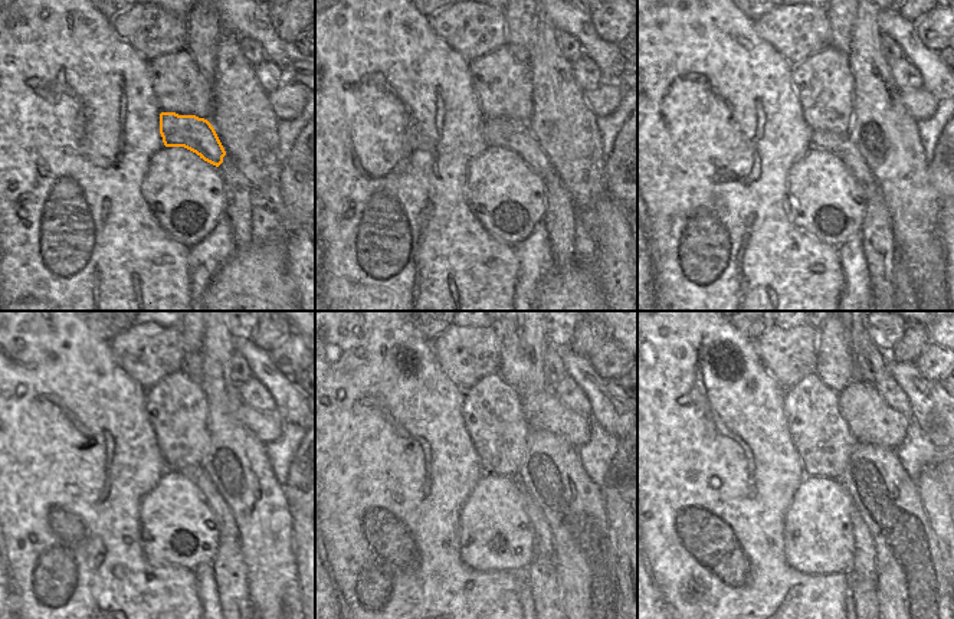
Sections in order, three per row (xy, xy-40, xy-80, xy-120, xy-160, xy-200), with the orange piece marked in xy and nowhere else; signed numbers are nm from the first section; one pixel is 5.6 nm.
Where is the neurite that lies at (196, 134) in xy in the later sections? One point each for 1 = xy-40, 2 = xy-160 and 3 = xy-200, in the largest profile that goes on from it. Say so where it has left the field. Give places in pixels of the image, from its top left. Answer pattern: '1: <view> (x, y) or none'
1: xy-40 (514, 136)
2: xy-160 (543, 541)
3: xy-200 (864, 566)

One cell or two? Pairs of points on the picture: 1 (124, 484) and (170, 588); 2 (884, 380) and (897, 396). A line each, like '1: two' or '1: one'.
1: one
2: one

